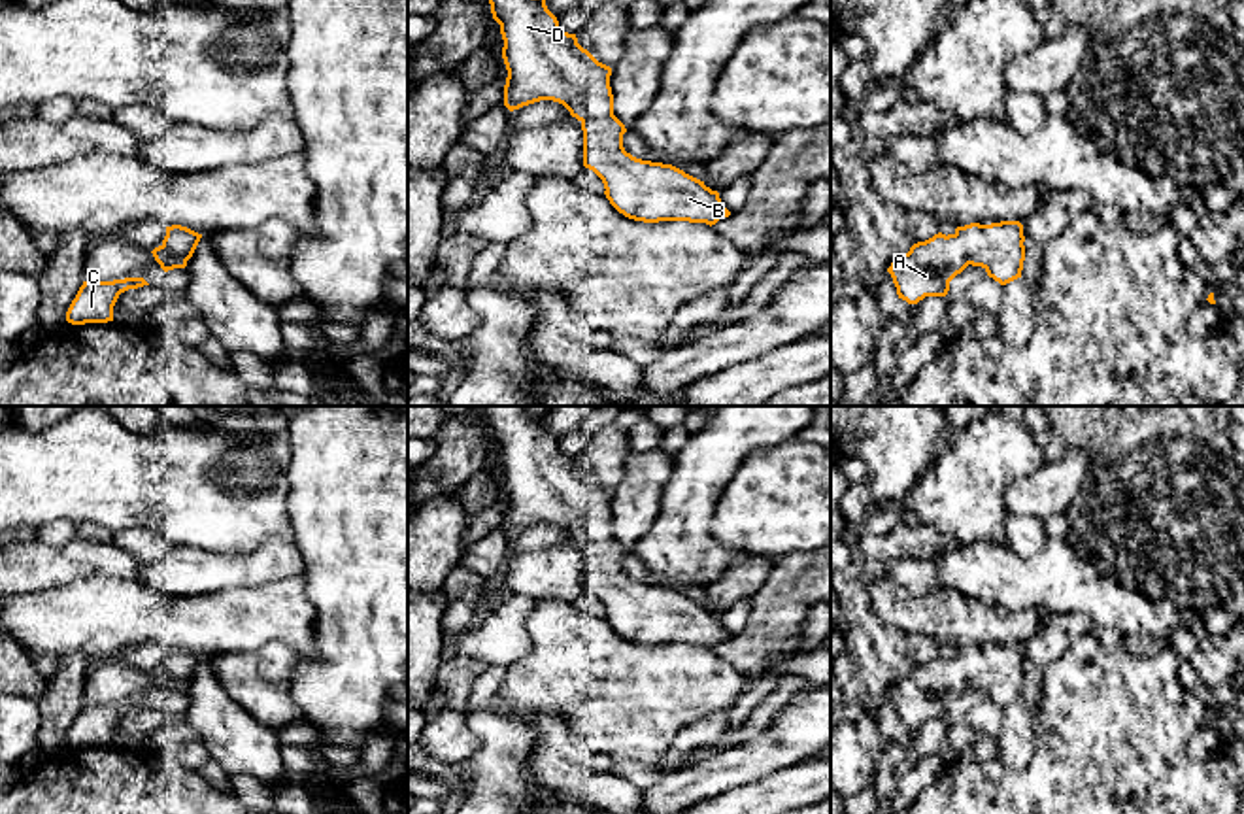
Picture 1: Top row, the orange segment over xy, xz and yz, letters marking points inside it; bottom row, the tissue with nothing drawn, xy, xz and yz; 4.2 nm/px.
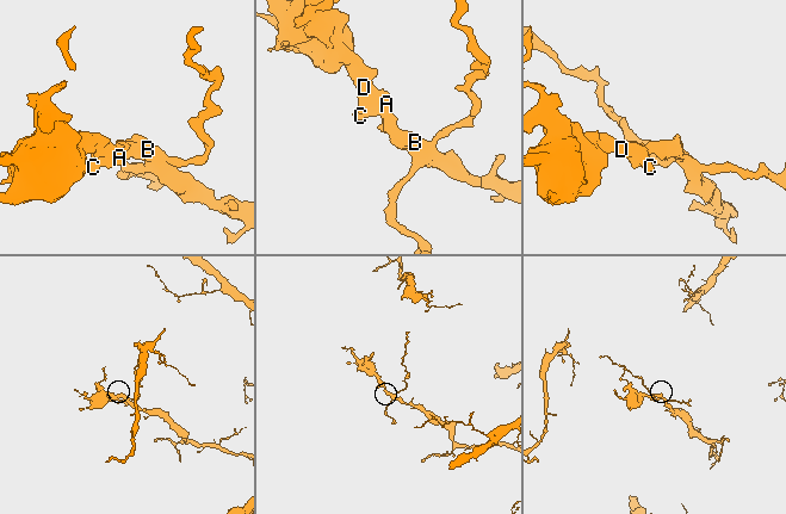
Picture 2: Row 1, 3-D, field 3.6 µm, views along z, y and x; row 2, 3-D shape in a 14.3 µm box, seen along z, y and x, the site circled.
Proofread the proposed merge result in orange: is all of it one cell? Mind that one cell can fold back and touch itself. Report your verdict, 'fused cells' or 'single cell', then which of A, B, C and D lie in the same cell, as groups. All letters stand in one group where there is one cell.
single cell; A B C D

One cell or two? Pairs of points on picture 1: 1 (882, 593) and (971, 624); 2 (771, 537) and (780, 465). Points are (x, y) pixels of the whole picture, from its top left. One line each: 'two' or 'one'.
1: one
2: one

